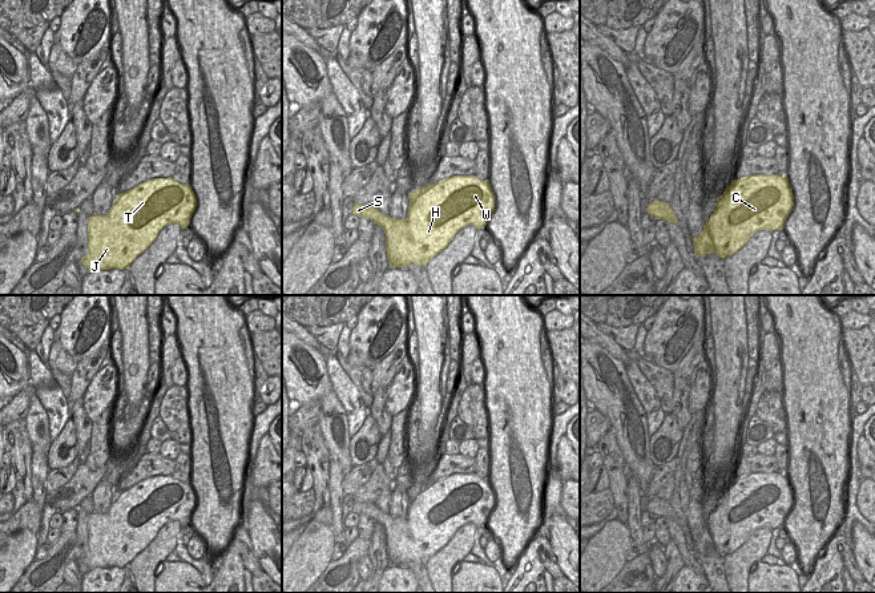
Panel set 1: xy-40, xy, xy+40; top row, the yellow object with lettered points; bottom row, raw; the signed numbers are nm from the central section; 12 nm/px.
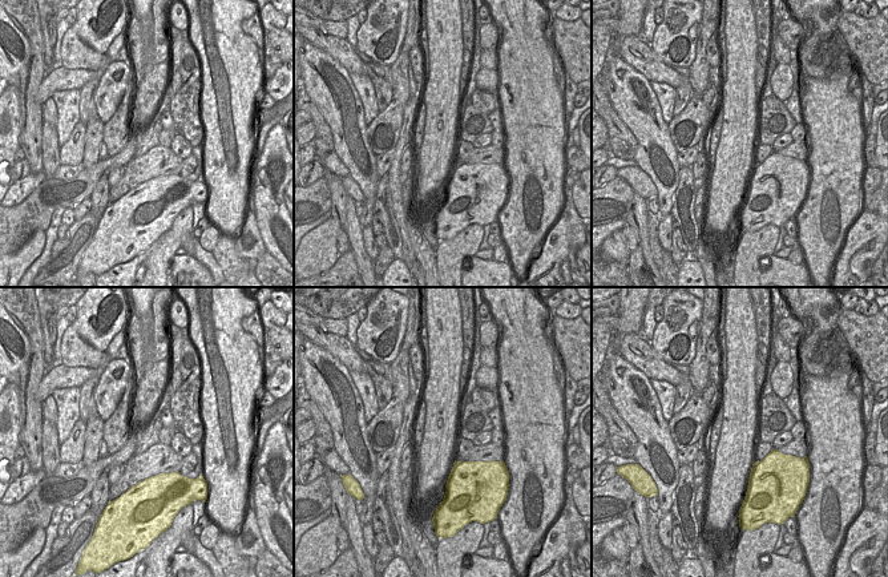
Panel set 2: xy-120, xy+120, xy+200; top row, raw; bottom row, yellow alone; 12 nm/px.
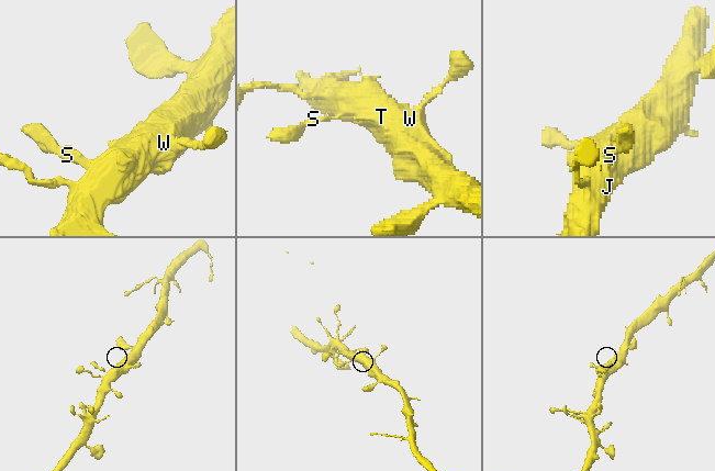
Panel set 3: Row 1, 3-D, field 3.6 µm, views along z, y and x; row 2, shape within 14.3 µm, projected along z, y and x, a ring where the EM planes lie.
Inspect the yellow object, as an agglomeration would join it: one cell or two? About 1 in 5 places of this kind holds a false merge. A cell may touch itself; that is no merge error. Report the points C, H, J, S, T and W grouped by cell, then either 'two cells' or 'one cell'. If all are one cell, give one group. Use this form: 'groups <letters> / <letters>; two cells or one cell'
groups C H J S T W; one cell

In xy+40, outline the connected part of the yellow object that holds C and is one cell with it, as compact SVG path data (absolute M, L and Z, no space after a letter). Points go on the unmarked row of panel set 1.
M787 471L783 475L779 472L757 472L733 477L731 483L715 499L717 505L703 524L703 528L697 536L691 536L695 554L705 554L706 552L715 550L719 556L726 556L735 552L758 528L782 528L794 504L794 493Z

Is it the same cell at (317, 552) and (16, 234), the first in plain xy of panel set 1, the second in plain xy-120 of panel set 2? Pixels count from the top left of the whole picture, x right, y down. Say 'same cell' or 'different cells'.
different cells

